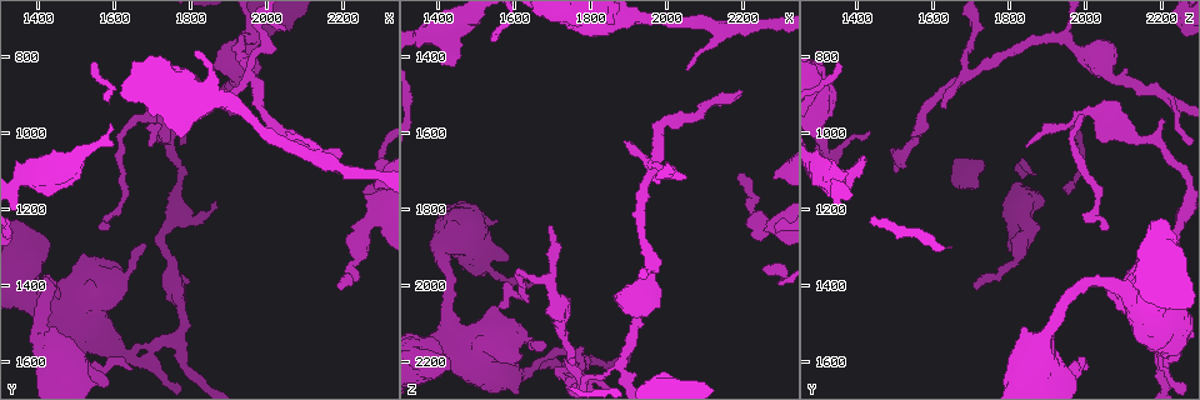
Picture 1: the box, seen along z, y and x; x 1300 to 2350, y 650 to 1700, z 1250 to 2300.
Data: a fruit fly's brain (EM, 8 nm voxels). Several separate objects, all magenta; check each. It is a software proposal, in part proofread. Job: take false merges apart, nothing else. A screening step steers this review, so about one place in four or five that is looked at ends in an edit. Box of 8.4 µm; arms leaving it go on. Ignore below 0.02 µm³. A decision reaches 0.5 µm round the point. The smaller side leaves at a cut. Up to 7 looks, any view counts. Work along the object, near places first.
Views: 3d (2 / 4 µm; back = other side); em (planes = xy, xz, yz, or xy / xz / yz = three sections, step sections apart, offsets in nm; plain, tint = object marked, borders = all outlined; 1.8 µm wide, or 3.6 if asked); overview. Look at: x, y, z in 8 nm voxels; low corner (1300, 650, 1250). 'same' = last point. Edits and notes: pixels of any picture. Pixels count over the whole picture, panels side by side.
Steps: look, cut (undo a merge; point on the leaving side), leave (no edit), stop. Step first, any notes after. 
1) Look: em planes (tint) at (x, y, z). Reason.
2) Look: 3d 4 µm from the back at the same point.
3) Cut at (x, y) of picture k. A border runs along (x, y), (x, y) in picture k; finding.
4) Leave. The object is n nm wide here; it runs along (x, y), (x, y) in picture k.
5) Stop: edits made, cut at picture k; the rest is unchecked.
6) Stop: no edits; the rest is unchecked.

Look: 3d 4 µm at (1970, 750, 1945). Three arms meet.

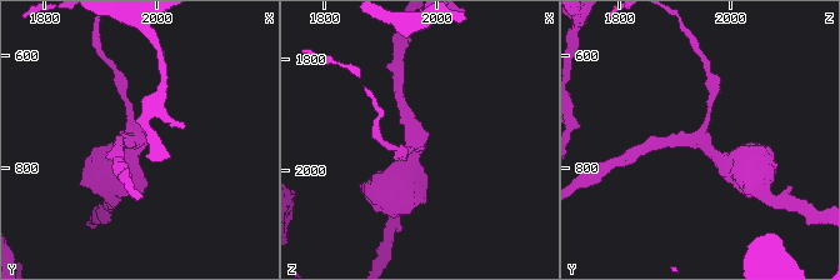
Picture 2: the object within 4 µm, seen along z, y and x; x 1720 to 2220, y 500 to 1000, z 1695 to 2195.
Look: em xz step 16 (tint) at (1970, 750, 1940). 3 arms meet here.

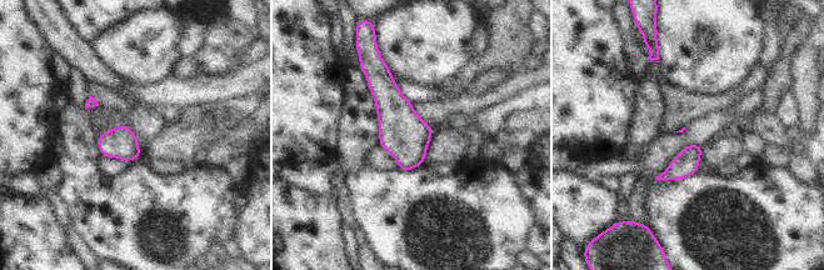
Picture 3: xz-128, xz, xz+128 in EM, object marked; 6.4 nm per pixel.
Leave. Continuous, no second neuron.

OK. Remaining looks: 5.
Look: em planes (tint) at (1955, 835, 1710). Three-way junction.

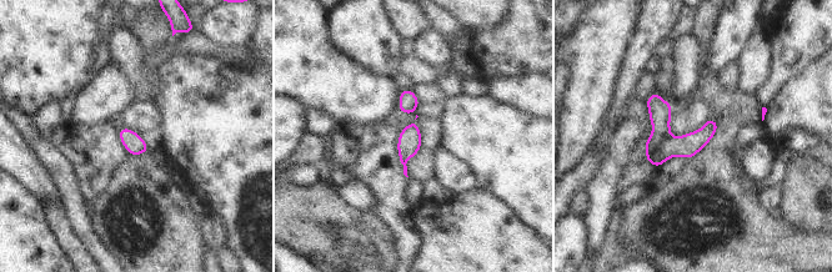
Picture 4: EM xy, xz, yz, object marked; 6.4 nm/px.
Cut at (660, 112) of picture 4. A second neuron is stuck on.

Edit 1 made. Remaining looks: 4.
Look: 3d 4 µm at (1580, 1550, 2240). Thick turns thin.

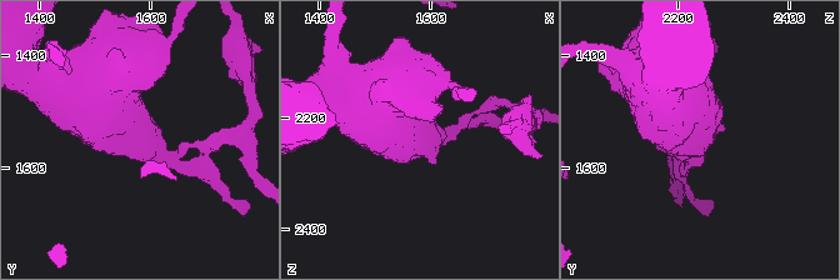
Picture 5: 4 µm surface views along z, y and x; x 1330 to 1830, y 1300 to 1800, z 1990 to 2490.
Look: em 3.6 µm xz step 16 (tint) at (1590, 1550, 2230). Now the EM.

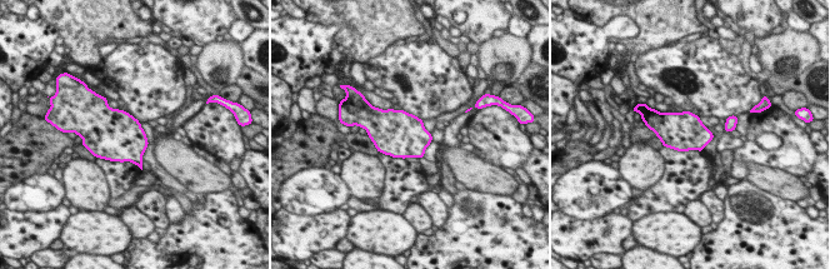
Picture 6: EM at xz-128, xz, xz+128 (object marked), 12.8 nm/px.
Look: em 3.6 µm planes (tint) at the same point. Cut it another way.

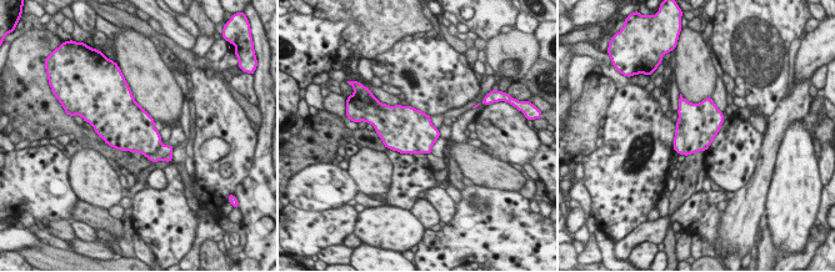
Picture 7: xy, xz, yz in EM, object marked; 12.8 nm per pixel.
Cut at (164, 150) of picture 7. A border runs along (161, 145), (156, 154), (146, 156) in picture 7; a second neuron is stuck on.

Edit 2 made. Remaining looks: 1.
Stop: edits made, cut at picture 4, cut at picture 7; the rest is unchecked.

